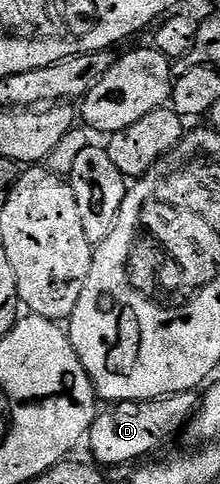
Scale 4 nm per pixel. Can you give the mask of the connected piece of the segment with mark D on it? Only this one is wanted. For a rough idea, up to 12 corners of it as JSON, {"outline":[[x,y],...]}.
{"outline":[[192,390],[102,409],[94,463],[148,459],[199,405]]}

